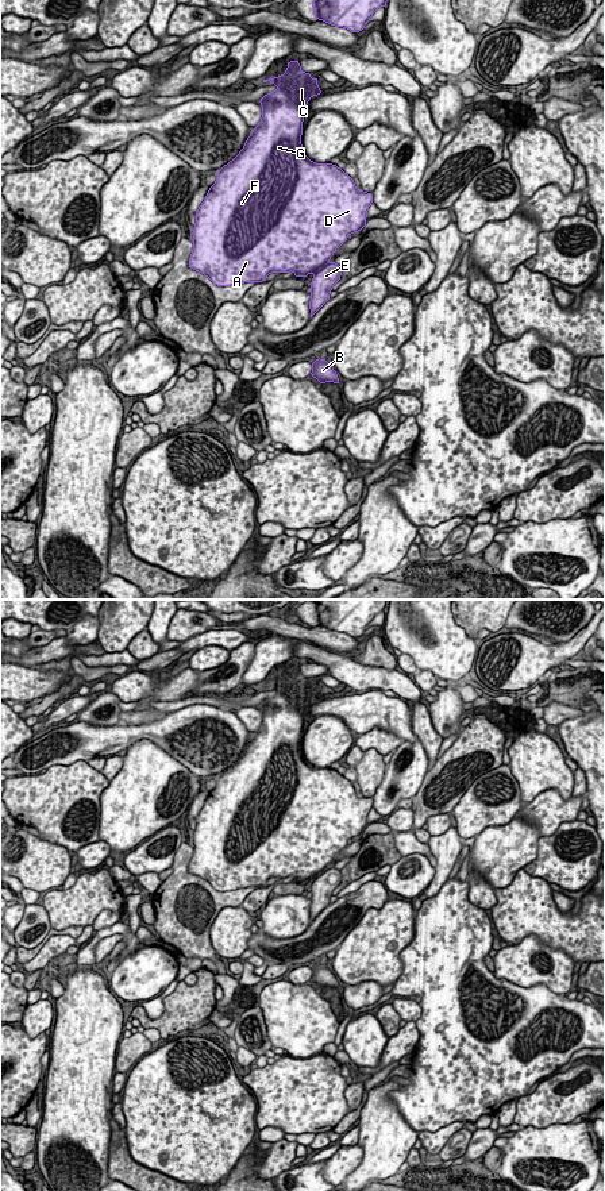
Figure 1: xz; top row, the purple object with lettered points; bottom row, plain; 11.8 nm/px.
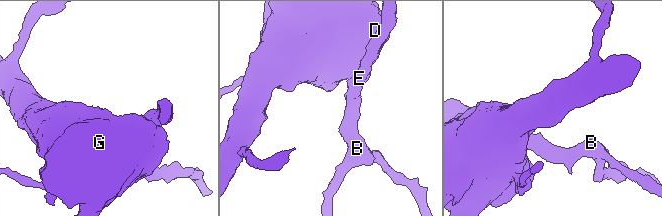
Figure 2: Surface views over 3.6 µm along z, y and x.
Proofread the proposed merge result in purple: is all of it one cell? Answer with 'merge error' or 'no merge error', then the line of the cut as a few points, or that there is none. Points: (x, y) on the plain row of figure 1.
merge error; cut xz (326, 867), (315, 877)

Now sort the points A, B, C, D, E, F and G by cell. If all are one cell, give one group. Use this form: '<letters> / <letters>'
A C D F G / B E

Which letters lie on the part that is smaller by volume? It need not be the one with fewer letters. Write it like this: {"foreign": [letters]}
{"foreign": ["B", "E"]}

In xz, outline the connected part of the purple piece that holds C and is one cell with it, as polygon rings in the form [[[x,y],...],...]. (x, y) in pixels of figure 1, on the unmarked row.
[[[286,667],[288,674],[282,681],[263,685],[271,686],[278,694],[261,704],[263,720],[259,729],[251,736],[240,758],[219,775],[216,787],[196,817],[189,872],[207,880],[217,891],[262,887],[270,878],[293,876],[296,882],[305,883],[321,874],[350,839],[366,830],[373,798],[358,795],[354,783],[336,770],[315,768],[304,759],[301,739],[305,710],[312,701],[323,697],[317,691],[319,682],[312,685],[312,678],[304,678],[298,667]]]

